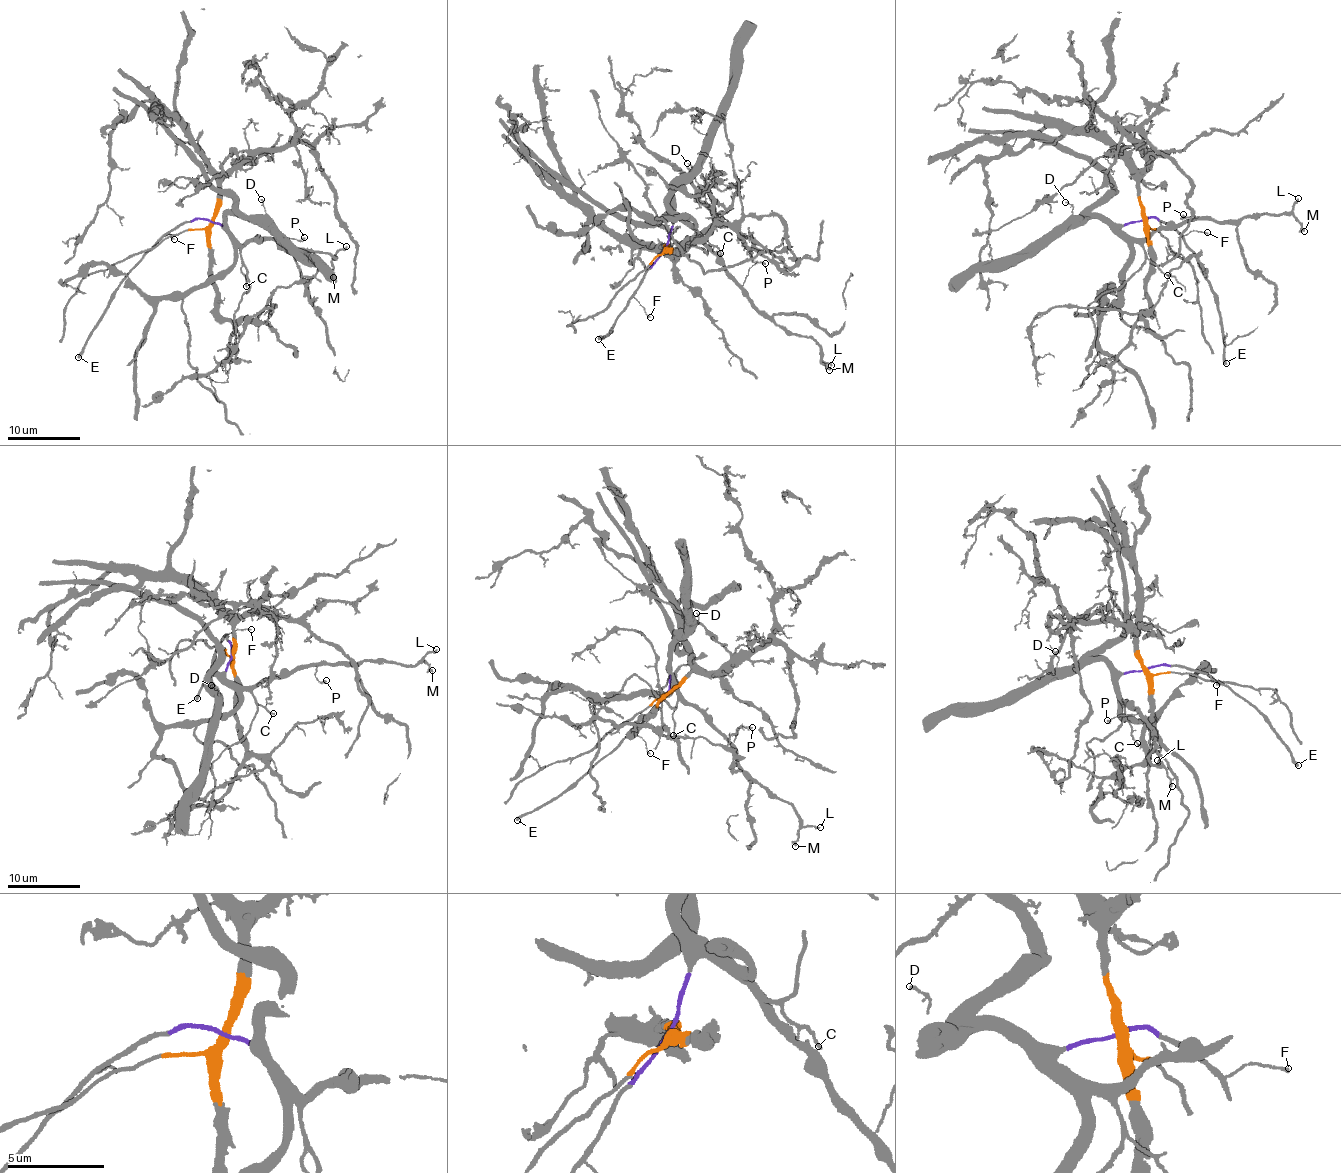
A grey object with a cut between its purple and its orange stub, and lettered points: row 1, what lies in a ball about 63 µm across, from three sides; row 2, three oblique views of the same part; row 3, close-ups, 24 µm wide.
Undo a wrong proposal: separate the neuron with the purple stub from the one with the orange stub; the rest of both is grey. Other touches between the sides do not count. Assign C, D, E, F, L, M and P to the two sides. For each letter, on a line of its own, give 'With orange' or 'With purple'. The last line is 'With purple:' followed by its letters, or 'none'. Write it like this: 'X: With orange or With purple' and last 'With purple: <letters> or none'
C: With purple
D: With purple
E: With purple
F: With purple
L: With purple
M: With purple
P: With purple
With purple: C, D, E, F, L, M, P

